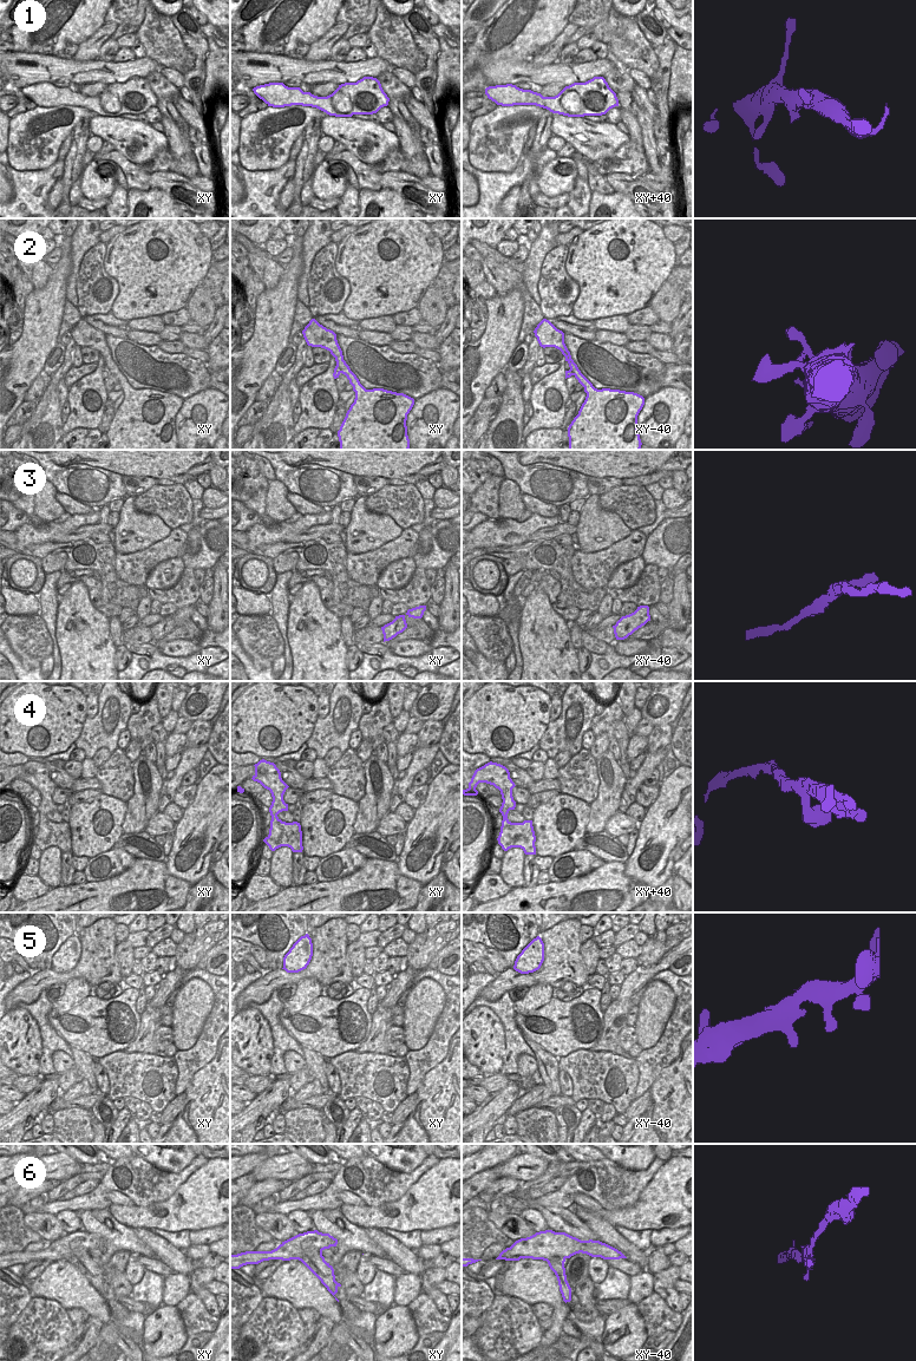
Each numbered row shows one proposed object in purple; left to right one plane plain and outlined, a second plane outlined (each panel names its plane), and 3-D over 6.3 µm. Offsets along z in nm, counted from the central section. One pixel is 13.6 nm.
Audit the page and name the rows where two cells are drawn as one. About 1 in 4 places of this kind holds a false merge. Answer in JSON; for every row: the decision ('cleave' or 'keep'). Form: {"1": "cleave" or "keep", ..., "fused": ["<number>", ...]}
{"1": "keep", "2": "keep", "3": "keep", "4": "keep", "5": "keep", "6": "cleave", "fused": ["6"]}

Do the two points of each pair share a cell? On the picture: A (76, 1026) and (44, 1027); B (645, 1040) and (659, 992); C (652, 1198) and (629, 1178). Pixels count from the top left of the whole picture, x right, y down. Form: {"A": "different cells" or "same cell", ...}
{"A": "different cells", "B": "same cell", "C": "different cells"}

